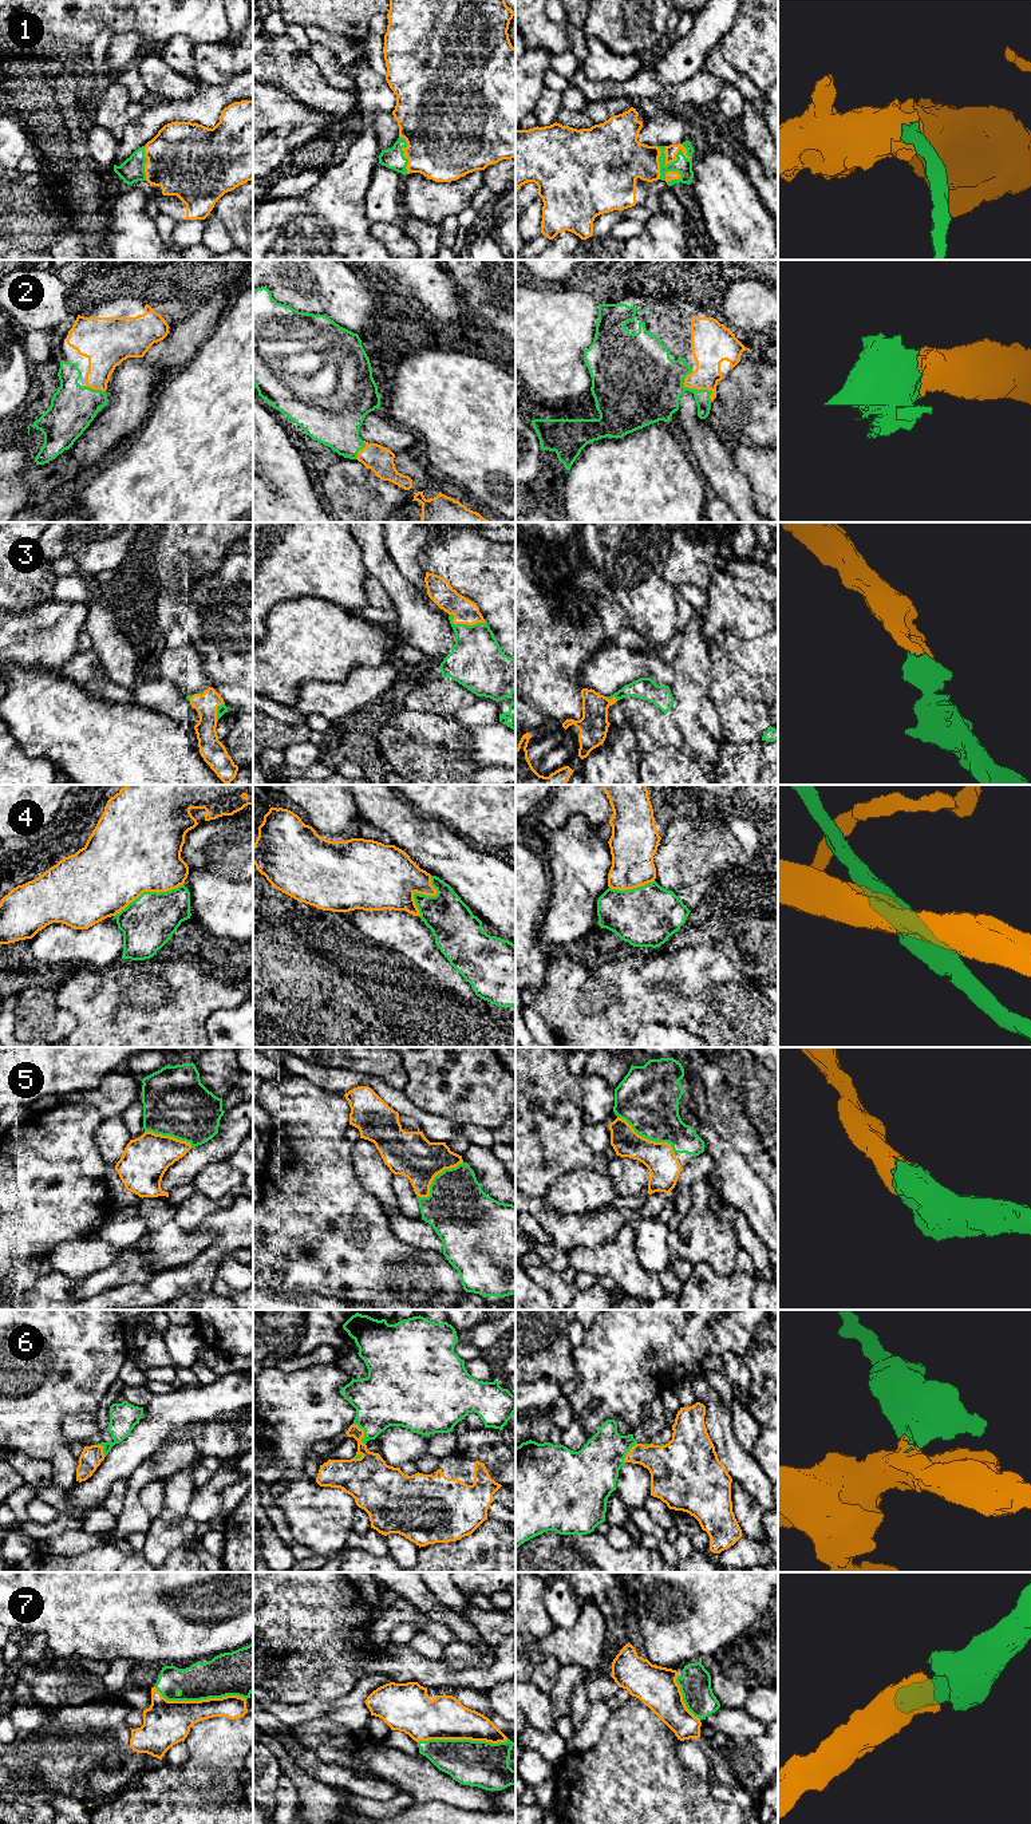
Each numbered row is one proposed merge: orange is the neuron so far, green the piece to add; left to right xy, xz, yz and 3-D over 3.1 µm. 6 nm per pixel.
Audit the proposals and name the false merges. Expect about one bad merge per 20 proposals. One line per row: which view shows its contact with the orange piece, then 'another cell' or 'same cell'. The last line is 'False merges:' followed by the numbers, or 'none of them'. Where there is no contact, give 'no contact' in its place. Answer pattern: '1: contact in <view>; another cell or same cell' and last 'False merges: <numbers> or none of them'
1: contact in yz; same cell
2: contact in yz; same cell
3: contact in xz; same cell
4: contact in xy; another cell
5: contact in yz; same cell
6: contact in xz; same cell
7: contact in xy; same cell
False merges: 4

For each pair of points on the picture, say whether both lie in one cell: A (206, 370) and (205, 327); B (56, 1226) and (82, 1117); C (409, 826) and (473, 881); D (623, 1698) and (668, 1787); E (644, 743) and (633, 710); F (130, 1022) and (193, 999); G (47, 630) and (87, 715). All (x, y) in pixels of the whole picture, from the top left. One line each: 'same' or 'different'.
A: different
B: same
C: same
D: different
E: same
F: same
G: different

